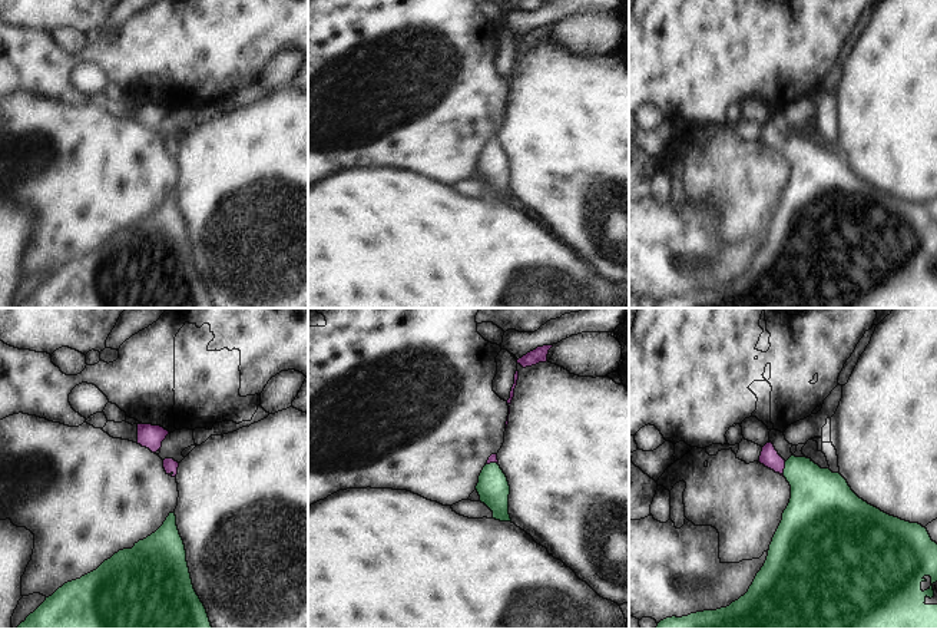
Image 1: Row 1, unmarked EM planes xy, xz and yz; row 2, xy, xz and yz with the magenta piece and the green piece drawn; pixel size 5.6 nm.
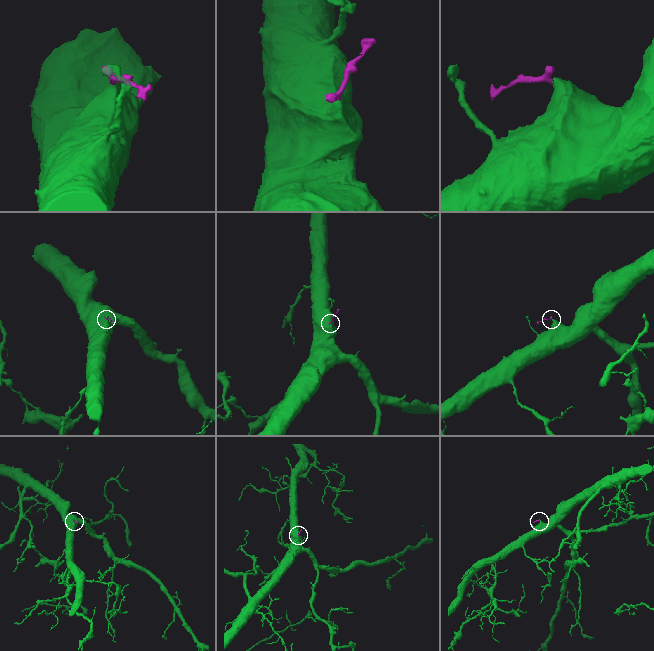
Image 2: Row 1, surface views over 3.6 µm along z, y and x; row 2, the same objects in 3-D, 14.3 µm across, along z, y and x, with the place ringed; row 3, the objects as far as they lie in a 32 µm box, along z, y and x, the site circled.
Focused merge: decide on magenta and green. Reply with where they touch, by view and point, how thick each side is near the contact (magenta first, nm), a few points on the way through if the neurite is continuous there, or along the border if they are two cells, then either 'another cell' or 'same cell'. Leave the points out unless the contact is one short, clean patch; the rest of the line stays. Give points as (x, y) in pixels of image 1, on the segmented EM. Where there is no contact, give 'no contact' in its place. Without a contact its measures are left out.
contact yz (784, 467); calibres 110 and 320 nm; way yz (770, 457), (784, 467), (791, 469), (818, 496); same cell

